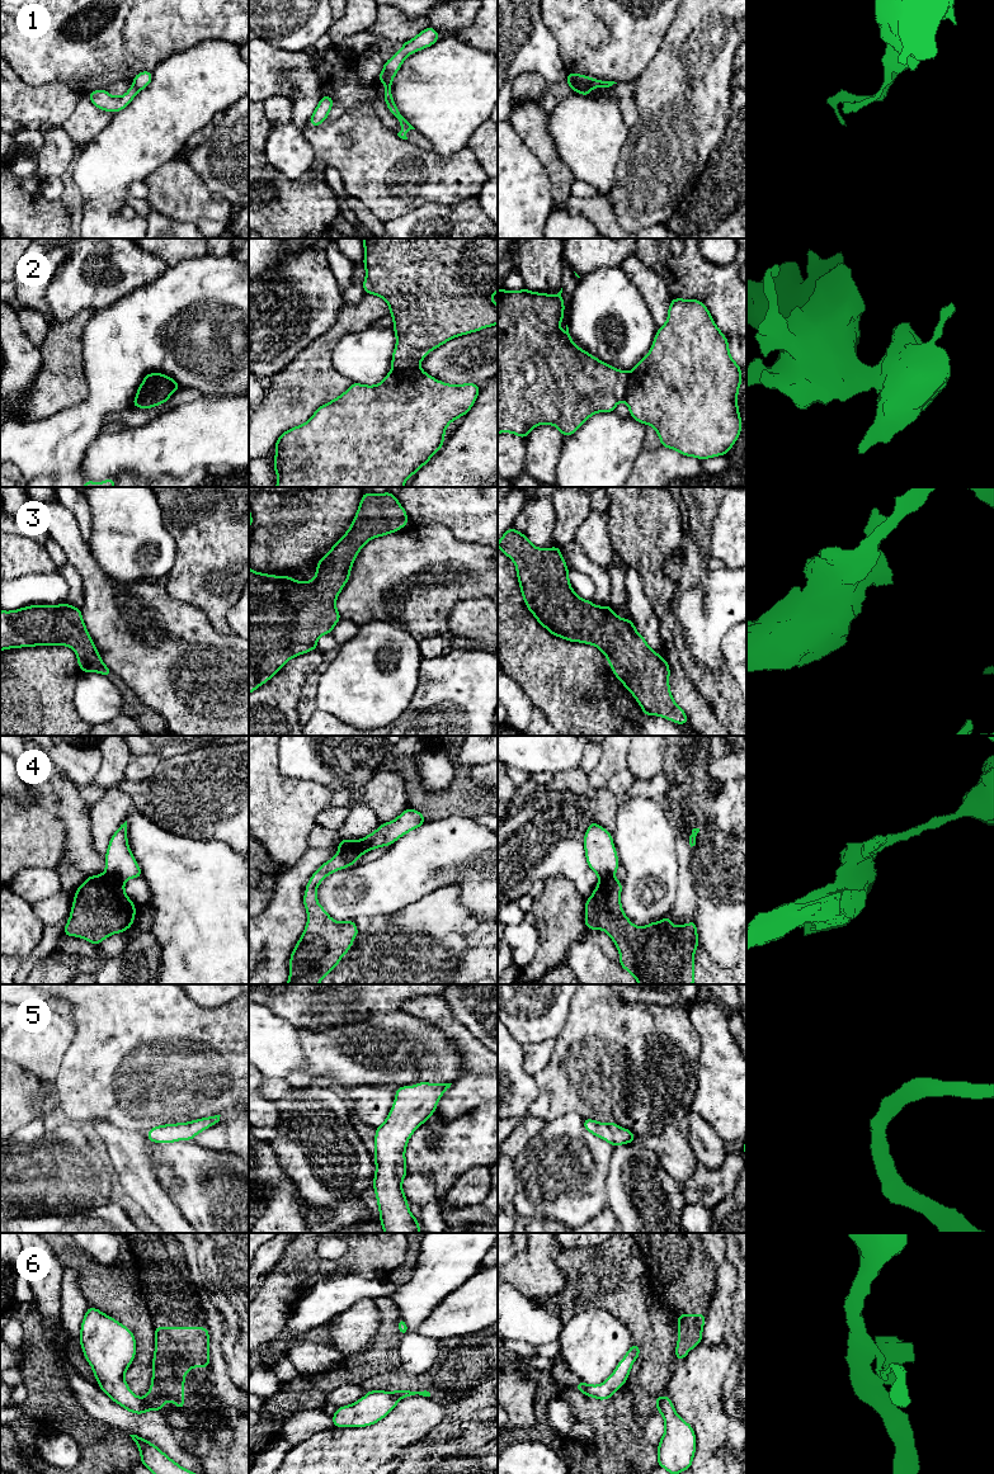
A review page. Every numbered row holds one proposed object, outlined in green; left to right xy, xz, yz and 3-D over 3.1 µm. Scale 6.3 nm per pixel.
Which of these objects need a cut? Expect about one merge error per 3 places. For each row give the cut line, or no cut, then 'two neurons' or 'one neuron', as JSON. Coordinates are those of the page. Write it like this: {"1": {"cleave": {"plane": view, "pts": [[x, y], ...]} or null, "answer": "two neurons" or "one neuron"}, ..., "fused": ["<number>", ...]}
{"1": {"cleave": {"plane": "xy", "pts": [[133, 83], [139, 90]]}, "answer": "two neurons"}, "2": {"cleave": {"plane": "xz", "pts": [[418, 365], [392, 368]]}, "answer": "two neurons"}, "3": {"cleave": null, "answer": "one neuron"}, "4": {"cleave": {"plane": "xy", "pts": [[106, 872], [117, 875], [123, 882]]}, "answer": "two neurons"}, "5": {"cleave": null, "answer": "one neuron"}, "6": {"cleave": {"plane": "xy", "pts": [[142, 1398], [151, 1408]]}, "answer": "two neurons"}, "fused": ["1", "2", "4", "6"]}

